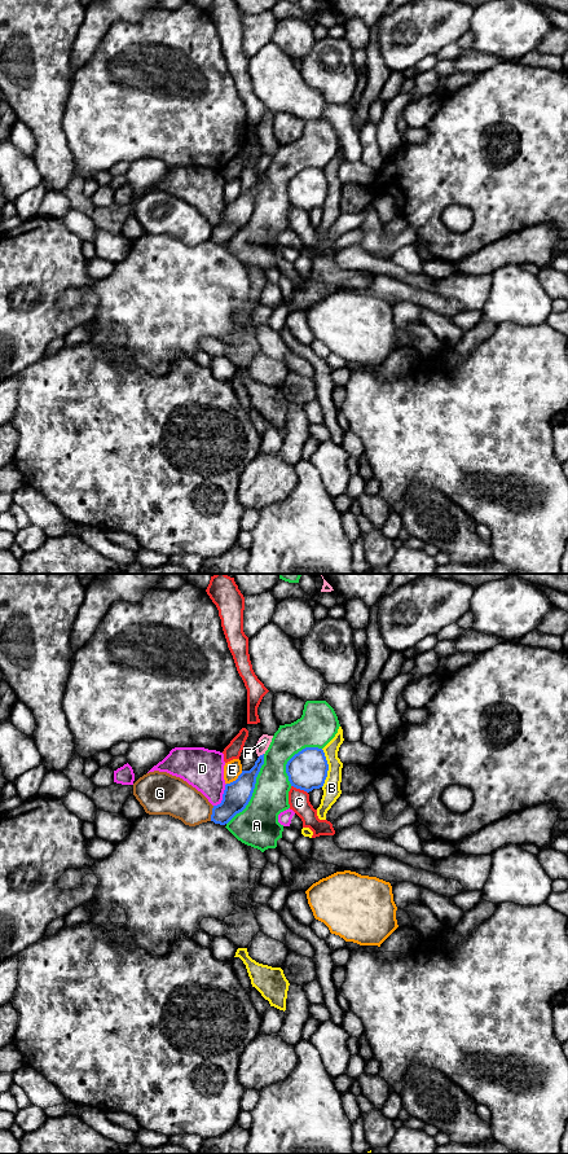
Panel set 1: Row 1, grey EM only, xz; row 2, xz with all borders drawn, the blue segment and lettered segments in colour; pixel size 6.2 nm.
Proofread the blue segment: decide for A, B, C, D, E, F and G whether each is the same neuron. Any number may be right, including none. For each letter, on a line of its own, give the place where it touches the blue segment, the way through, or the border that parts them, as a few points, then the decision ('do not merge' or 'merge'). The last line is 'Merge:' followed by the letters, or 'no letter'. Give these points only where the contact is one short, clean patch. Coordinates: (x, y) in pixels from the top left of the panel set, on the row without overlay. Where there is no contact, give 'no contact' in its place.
A: meets blue in xz at (252, 210); do not merge
B: meets blue in xz at (327, 188); border along xz (321, 169), (327, 184), (327, 196), (322, 206); do not merge
C: meets blue in xz at (299, 207); do not merge
D: meets blue in xz at (223, 216); border along xz (227, 203), (223, 219), (214, 226); do not merge
E: meets blue in xz at (236, 200); do not merge
F: meets blue in xz at (260, 175); do not merge
G: meets blue in xz at (212, 233); do not merge
Merge: no letter

